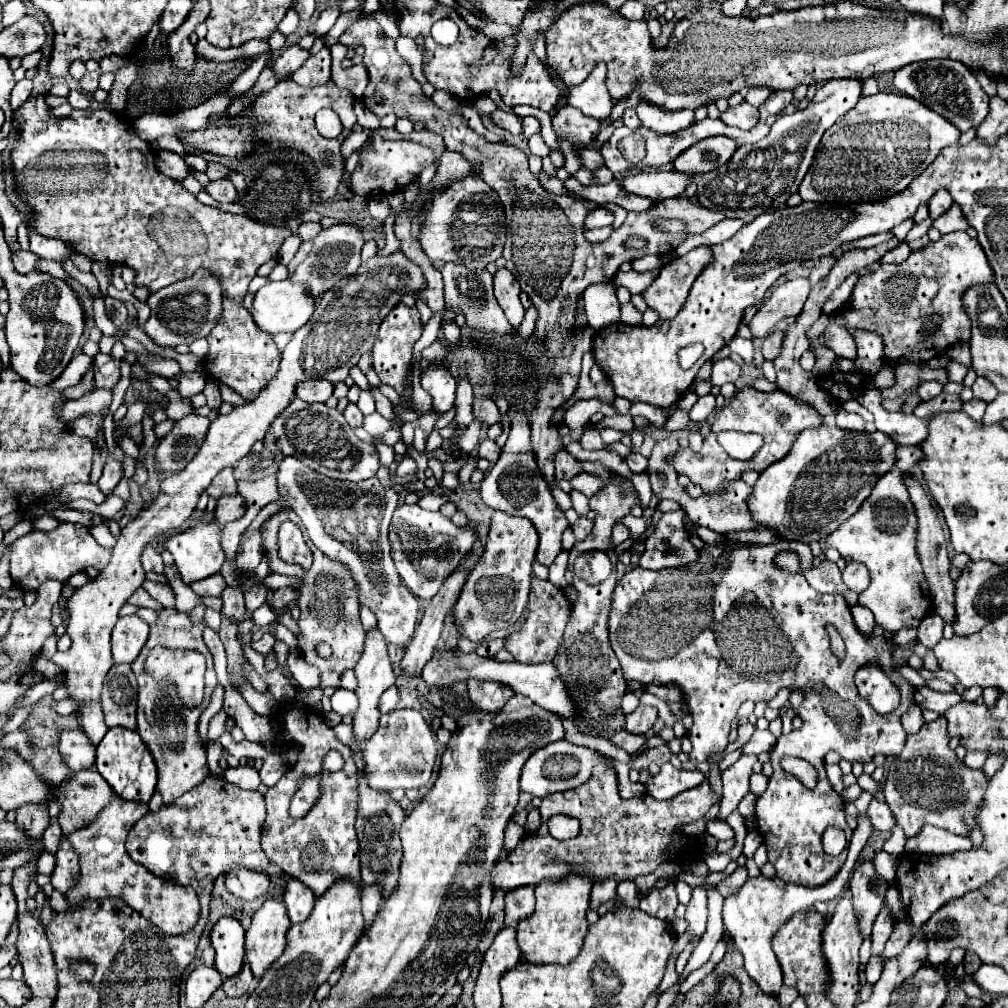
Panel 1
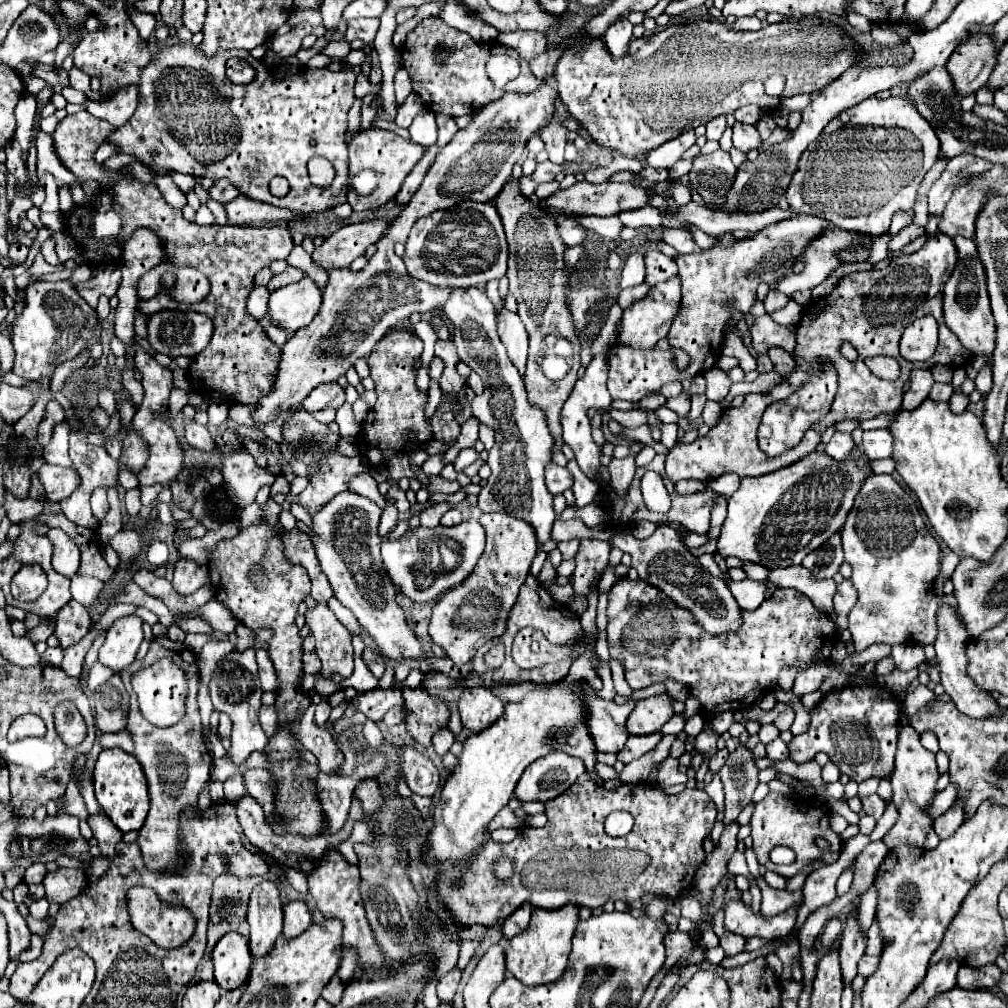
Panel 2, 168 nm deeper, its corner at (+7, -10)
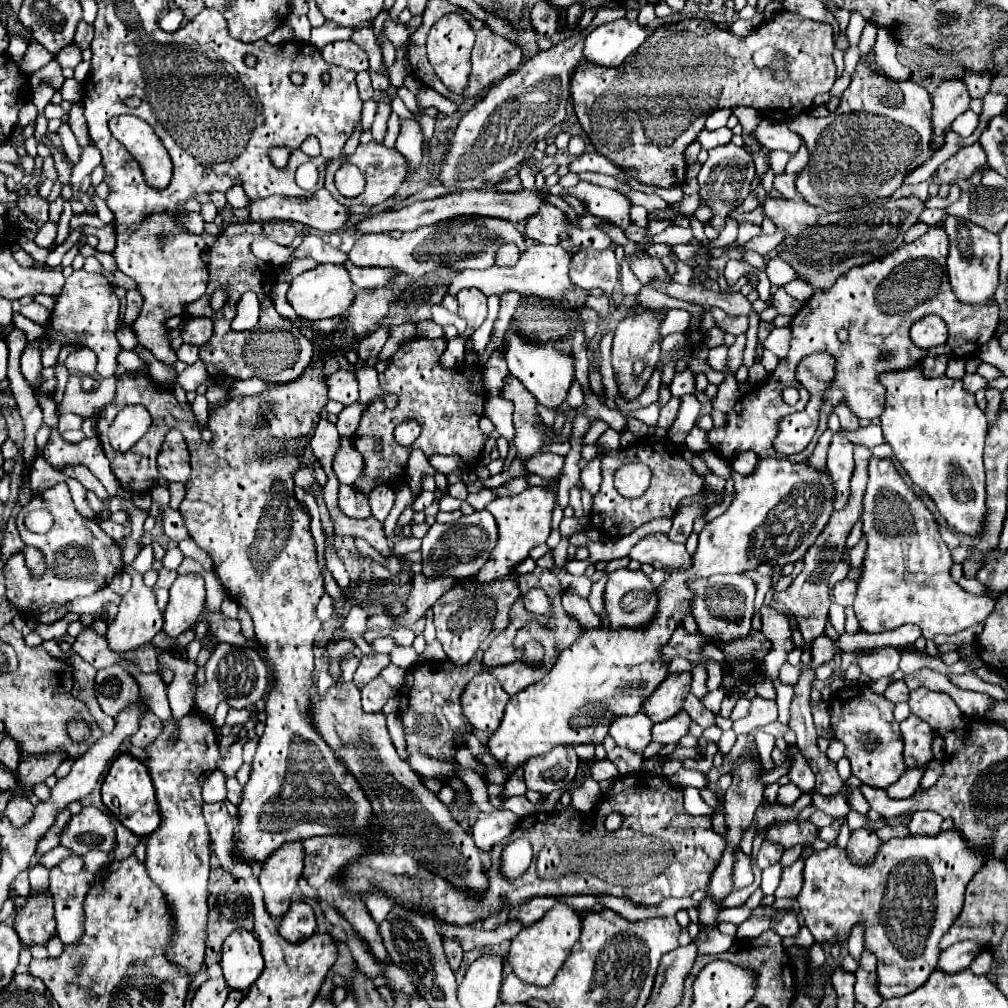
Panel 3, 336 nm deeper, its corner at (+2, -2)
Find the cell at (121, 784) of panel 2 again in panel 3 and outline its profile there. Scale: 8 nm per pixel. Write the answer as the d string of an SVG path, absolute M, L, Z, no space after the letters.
M121 753L113 763L103 781L103 803L107 809L135 835L149 835L159 825L159 807L155 807L155 791L149 777L149 771L143 761L131 757L129 753Z

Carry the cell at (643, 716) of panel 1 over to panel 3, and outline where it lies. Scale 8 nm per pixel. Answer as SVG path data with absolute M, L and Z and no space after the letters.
M669 673L665 681L643 701L641 711L653 721L667 721L683 709L683 699L689 693L691 673Z

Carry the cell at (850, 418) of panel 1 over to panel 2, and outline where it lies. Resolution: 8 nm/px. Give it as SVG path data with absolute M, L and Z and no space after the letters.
M836 431L834 437L830 439L830 443L824 447L824 453L830 455L832 459L846 461L852 449L854 449L854 443L852 443L850 433L838 433L838 431Z

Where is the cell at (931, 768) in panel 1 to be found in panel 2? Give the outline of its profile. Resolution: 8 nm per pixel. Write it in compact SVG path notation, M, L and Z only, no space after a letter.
M904 725L898 733L898 749L896 749L896 769L890 777L892 781L892 789L894 789L894 803L900 811L900 817L896 821L896 825L886 833L884 843L888 845L888 849L894 849L898 845L916 845L916 847L924 847L924 839L928 829L932 827L934 819L924 811L930 801L934 799L934 785L938 781L940 773L936 767L936 759L934 753L926 751L920 745L920 733L916 733L910 725Z

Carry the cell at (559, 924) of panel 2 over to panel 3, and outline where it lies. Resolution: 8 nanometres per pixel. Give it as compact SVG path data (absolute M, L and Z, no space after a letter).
M559 901L559 903L555 903L555 907L551 911L545 913L543 919L539 919L531 927L523 927L519 931L519 935L511 941L511 947L507 953L507 963L511 965L513 973L521 981L545 987L553 981L557 971L563 967L573 945L579 941L579 935L581 935L581 917L567 903Z

